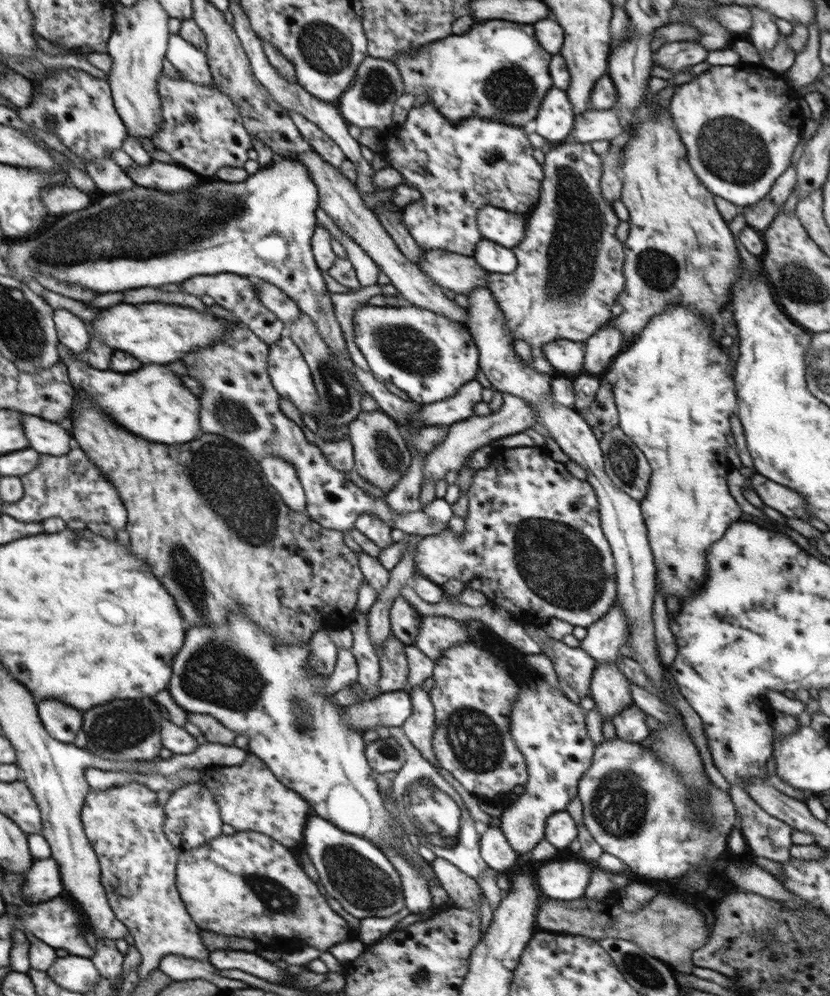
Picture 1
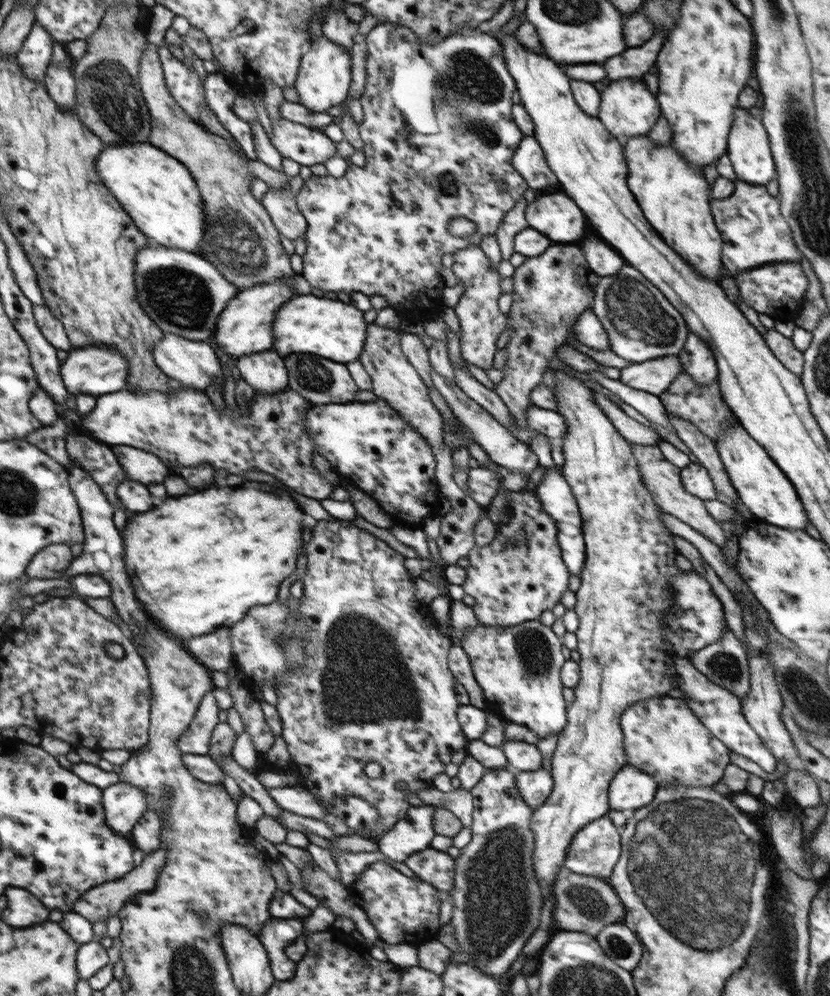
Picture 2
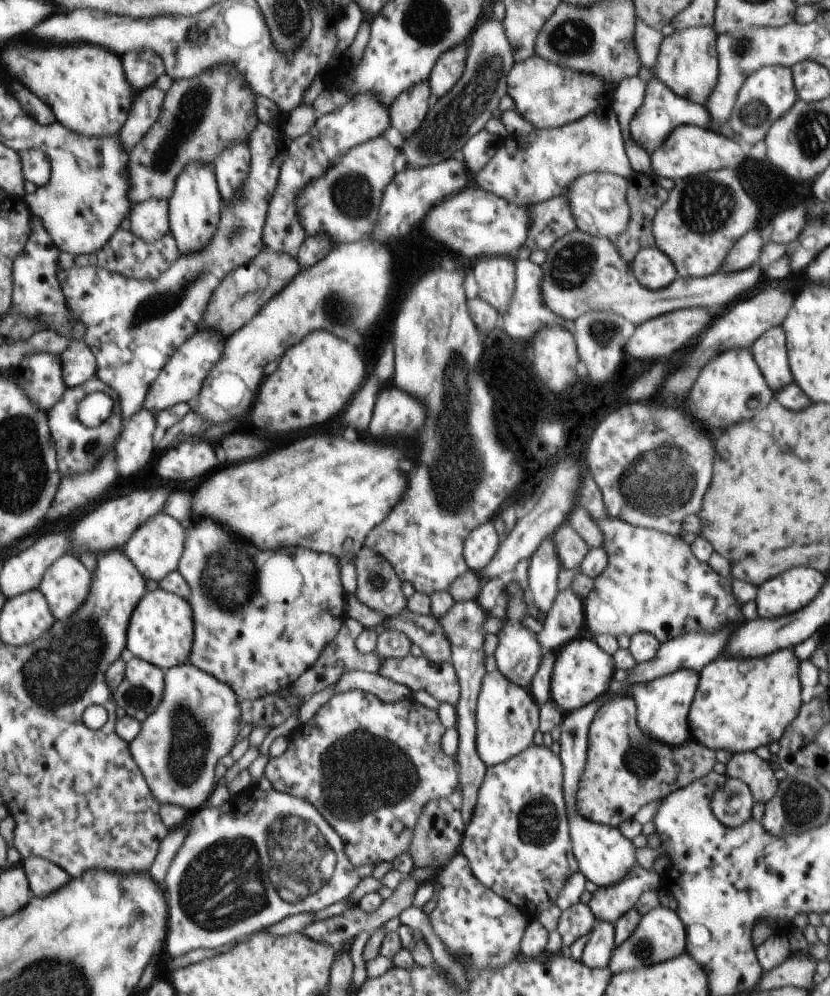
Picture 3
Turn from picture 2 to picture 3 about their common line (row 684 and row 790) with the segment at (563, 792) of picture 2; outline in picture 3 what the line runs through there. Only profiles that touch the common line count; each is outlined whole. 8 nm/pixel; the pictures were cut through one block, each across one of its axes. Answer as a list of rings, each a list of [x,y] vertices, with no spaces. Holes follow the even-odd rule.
[[[614,696],[600,707],[589,728],[587,761],[576,793],[577,809],[583,817],[595,823],[618,827],[625,820],[632,819],[648,802],[664,799],[714,770],[717,761],[715,751],[696,740],[689,738],[681,747],[671,747],[655,740],[639,727],[636,701],[632,697]]]

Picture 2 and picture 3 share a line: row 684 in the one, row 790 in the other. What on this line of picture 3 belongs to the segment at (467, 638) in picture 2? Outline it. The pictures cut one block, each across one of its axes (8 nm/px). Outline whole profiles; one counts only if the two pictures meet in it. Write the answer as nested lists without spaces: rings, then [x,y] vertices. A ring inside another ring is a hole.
[[[532,744],[515,757],[490,766],[458,852],[468,859],[474,876],[484,886],[511,902],[529,920],[538,919],[544,910],[556,905],[566,881],[580,871],[570,838],[560,757],[544,745]]]

